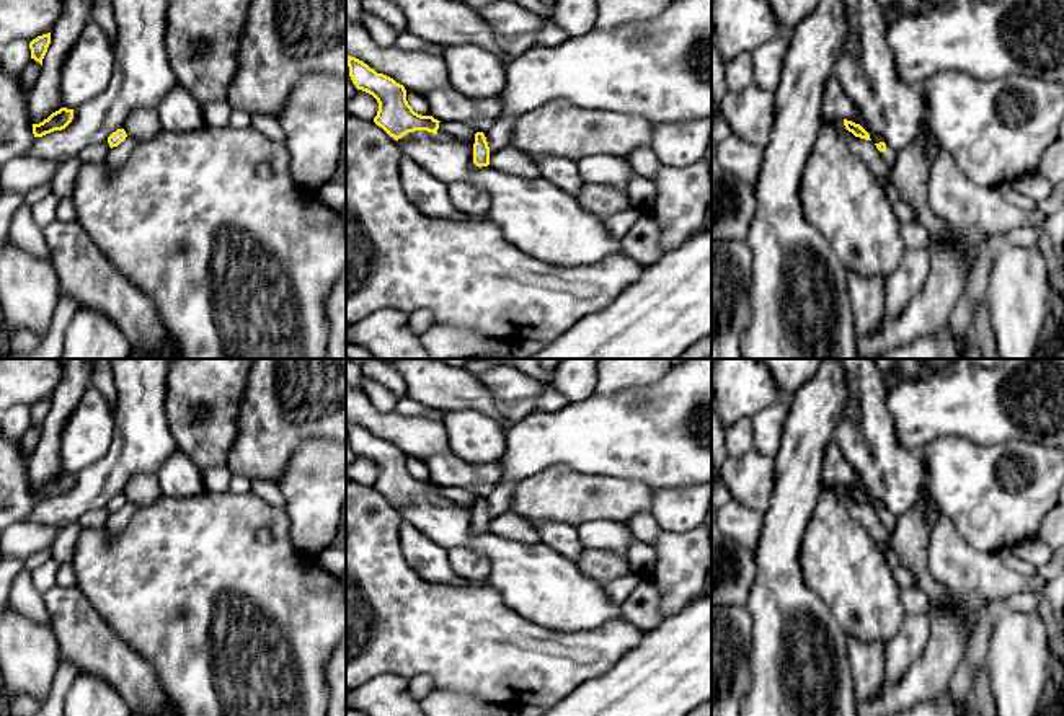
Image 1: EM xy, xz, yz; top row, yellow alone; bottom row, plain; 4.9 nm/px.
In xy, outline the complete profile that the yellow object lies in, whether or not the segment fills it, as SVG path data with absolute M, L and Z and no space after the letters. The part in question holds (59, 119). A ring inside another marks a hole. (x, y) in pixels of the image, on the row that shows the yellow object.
M60 108L39 124L33 124L34 137L65 129L73 119L73 109Z

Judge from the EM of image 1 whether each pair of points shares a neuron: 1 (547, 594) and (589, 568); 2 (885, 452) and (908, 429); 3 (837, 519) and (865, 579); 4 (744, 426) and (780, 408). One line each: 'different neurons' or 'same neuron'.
1: different neurons
2: different neurons
3: same neuron
4: different neurons

